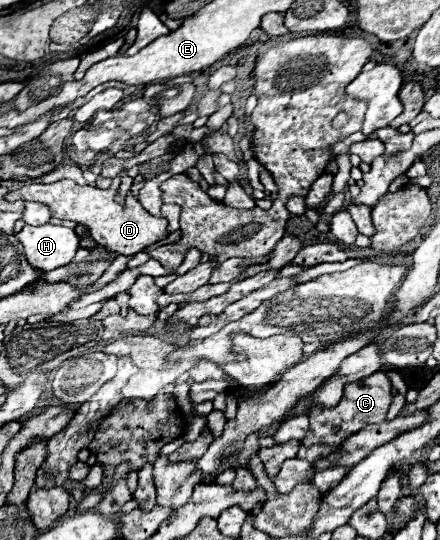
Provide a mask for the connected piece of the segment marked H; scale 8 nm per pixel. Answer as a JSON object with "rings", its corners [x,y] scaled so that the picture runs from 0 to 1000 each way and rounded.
{"rings":[[[55,419],[36,441],[55,456],[59,481],[100,504],[164,485],[177,463],[177,437],[150,419]]]}

